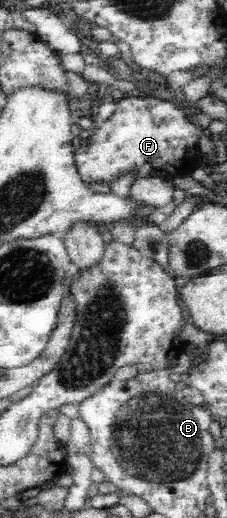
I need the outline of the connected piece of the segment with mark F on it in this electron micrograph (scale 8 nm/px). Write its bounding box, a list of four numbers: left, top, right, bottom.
[76,92,206,184]

